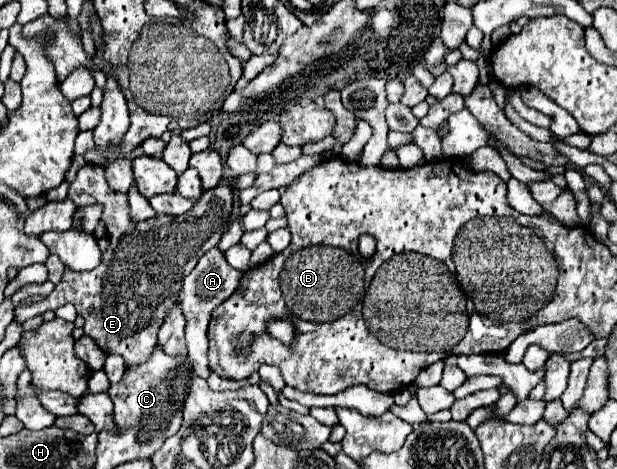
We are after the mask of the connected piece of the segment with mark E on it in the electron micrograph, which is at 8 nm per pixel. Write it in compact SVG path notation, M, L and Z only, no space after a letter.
M86 164L84 168L78 170L76 180L68 188L68 196L76 206L90 206L90 204L100 204L102 210L102 222L106 224L108 232L108 250L102 254L102 264L90 272L74 272L74 270L64 270L62 280L54 286L52 294L38 304L32 306L18 306L16 308L16 320L24 322L32 316L38 316L46 310L56 310L64 306L64 302L72 302L76 306L76 312L86 320L84 322L84 334L96 340L96 344L106 352L106 354L120 354L128 366L132 364L142 364L150 358L154 346L158 344L158 330L162 326L162 320L166 312L172 308L172 304L178 300L178 292L182 288L182 280L190 270L196 266L198 258L214 248L220 242L220 236L228 228L228 218L232 210L232 188L228 184L220 184L214 190L206 190L200 198L208 200L198 200L186 214L182 216L154 216L144 222L132 222L130 218L130 206L126 194L116 194L104 178L104 170L96 164Z

